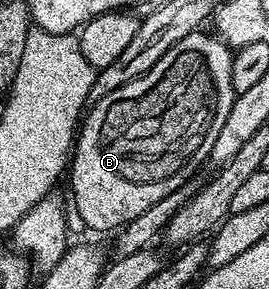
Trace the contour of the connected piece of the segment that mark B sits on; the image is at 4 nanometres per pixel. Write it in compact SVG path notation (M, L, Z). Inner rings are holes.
M198 29L187 37L183 37L183 41L171 45L171 49L167 49L167 53L163 53L163 57L159 57L159 61L155 61L155 65L151 65L151 69L147 73L143 73L135 81L115 89L115 93L107 93L107 97L103 97L98 103L94 103L88 108L75 135L75 150L71 155L71 172L68 174L67 180L69 179L70 185L73 186L72 206L79 213L79 217L83 217L85 226L90 232L93 230L113 233L126 227L128 223L135 221L135 217L139 217L139 213L151 209L151 205L155 205L155 201L163 201L163 197L167 197L167 193L175 193L175 189L179 189L188 179L192 179L198 174L196 171L201 166L206 166L211 149L215 145L215 137L219 137L219 129L223 129L223 121L227 121L227 113L231 113L235 92L231 81L233 51L228 45L222 43L216 34L204 35L203 32L204 30Z

